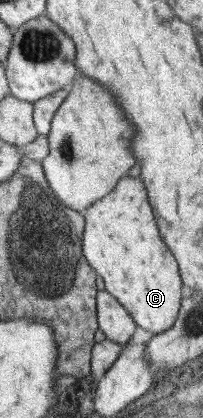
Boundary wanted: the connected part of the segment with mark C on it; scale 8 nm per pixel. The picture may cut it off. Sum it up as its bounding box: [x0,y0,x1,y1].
[83,176,184,337]

